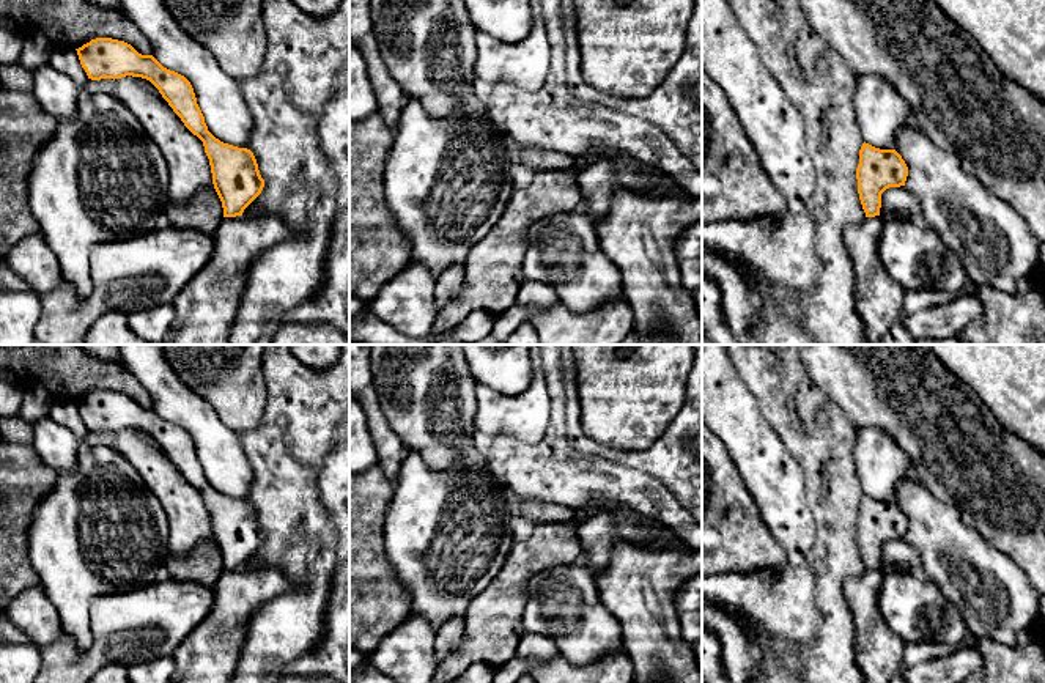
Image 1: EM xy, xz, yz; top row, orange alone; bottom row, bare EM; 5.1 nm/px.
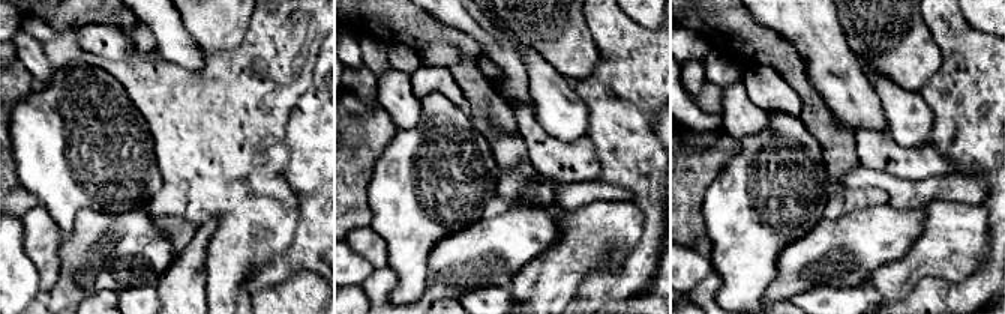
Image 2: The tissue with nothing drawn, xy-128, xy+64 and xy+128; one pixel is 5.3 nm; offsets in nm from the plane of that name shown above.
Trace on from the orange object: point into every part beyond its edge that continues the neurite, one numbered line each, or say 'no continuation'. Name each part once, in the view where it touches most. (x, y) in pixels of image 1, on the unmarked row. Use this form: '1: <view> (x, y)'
1: yz (896, 554)

